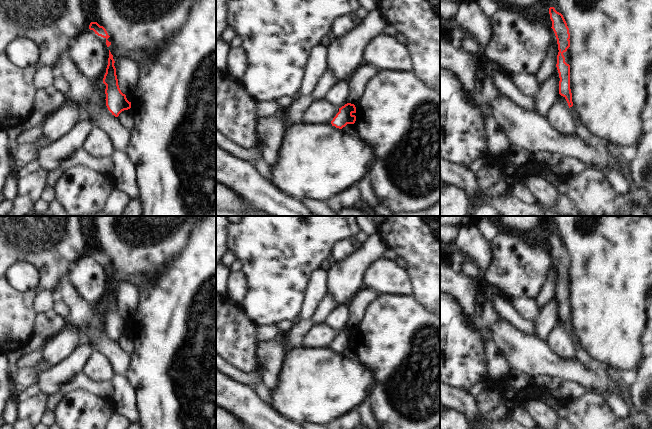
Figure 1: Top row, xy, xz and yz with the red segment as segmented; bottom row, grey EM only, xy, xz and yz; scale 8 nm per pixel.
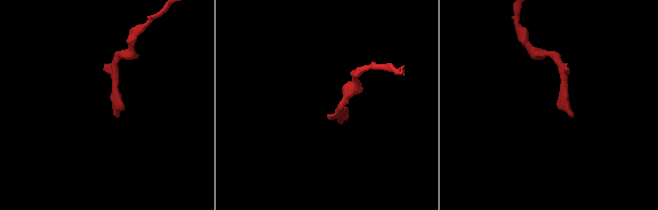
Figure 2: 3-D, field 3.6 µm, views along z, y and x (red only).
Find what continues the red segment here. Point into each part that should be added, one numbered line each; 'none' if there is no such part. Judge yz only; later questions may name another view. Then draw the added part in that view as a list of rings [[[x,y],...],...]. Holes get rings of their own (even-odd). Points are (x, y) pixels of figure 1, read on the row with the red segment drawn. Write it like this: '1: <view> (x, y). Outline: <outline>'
1: yz (581, 130). Outline: [[[573,106],[569,108],[572,111],[574,123],[576,126],[576,133],[577,135],[586,143],[586,144],[592,144],[595,142],[593,139],[591,133],[587,129],[587,127],[578,119],[578,117],[575,115]]]

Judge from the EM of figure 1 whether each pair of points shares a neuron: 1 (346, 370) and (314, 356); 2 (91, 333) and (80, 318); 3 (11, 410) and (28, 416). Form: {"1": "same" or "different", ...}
{"1": "same", "2": "same", "3": "different"}

